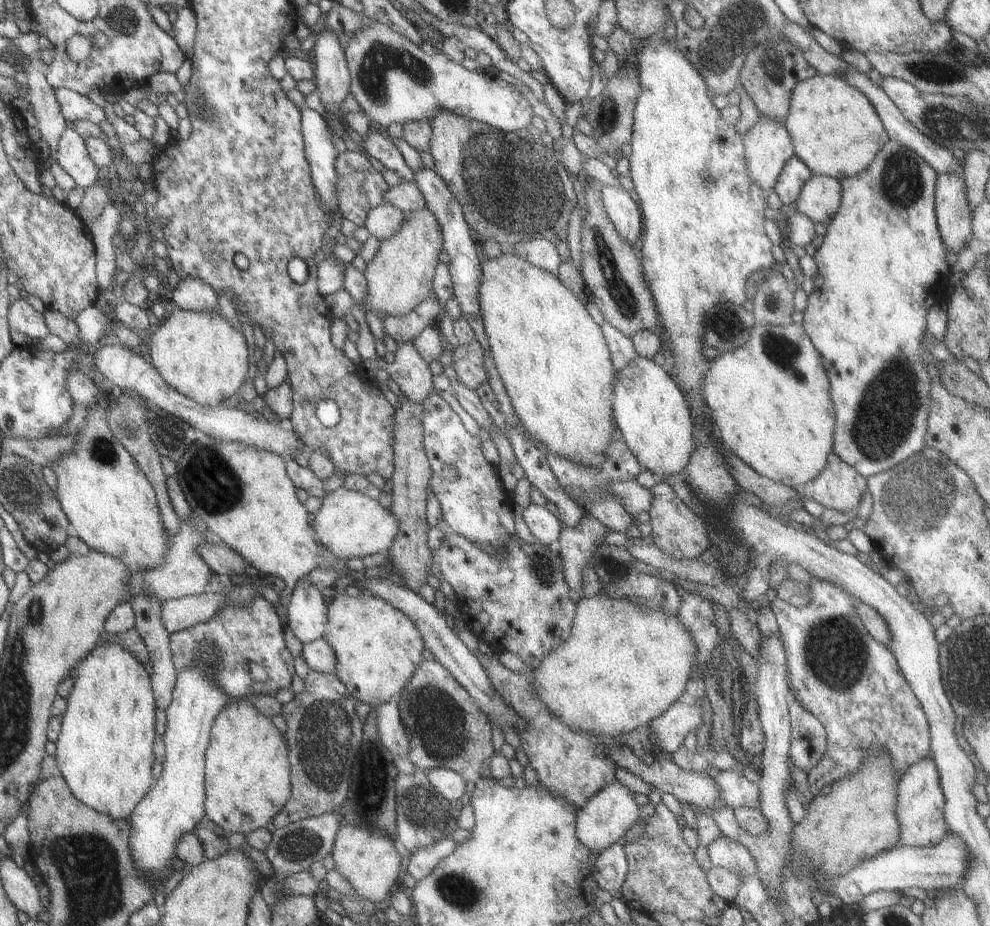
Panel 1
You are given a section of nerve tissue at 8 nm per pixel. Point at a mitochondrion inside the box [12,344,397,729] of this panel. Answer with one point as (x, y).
(212, 484)

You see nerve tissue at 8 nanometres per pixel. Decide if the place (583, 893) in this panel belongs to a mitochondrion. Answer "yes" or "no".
no

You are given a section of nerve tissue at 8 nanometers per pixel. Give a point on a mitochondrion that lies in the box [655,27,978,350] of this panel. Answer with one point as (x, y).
(902, 181)

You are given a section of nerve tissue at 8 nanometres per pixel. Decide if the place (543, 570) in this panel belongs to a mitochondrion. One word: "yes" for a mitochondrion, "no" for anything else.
yes

